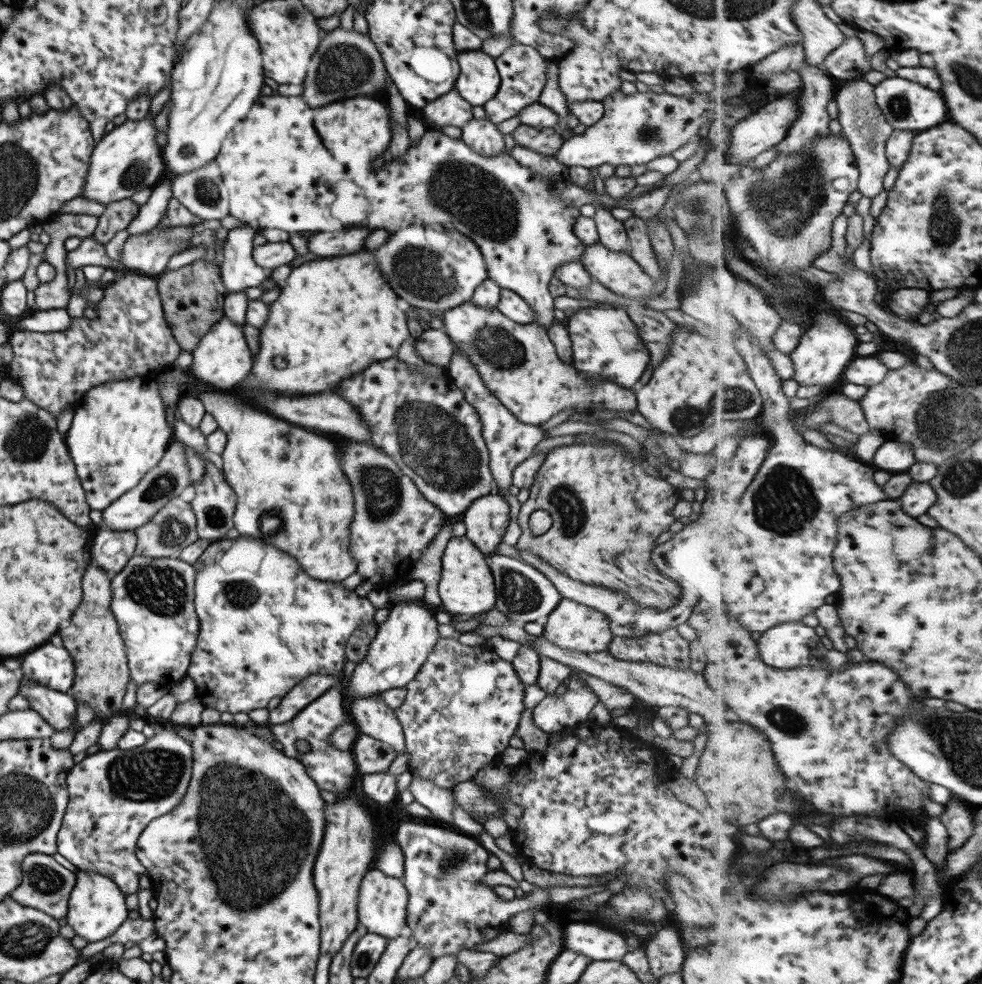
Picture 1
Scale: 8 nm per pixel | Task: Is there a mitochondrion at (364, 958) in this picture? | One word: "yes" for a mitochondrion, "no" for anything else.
yes

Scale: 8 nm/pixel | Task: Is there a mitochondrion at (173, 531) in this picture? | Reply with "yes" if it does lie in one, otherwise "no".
yes

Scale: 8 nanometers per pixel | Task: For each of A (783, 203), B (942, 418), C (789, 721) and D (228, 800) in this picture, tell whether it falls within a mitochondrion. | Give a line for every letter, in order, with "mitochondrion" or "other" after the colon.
A: mitochondrion
B: mitochondrion
C: mitochondrion
D: mitochondrion

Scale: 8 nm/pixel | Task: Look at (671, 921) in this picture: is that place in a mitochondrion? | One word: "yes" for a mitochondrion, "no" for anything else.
no

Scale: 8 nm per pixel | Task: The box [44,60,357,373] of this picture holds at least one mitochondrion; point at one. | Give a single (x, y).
(130, 177)

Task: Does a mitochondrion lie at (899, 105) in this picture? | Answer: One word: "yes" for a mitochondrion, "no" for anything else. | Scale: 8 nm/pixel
yes

